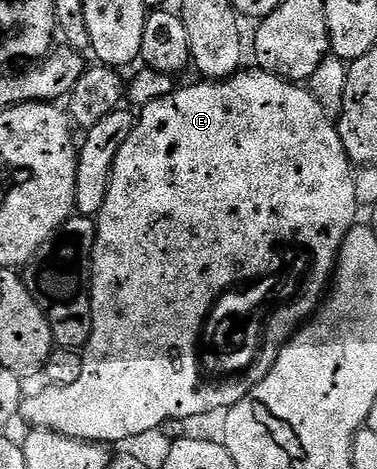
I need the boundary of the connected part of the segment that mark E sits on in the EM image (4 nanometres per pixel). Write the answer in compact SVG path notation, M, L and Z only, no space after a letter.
M259 67L245 68L237 71L224 81L201 80L201 85L178 87L166 99L154 99L154 103L143 106L136 117L134 131L130 131L130 139L122 143L122 151L118 151L118 159L114 159L112 178L106 191L106 203L102 203L102 211L95 217L96 242L92 248L92 334L82 350L82 376L70 387L48 385L41 393L25 396L20 402L20 417L32 429L48 429L52 433L61 433L64 437L73 437L79 441L128 441L131 437L140 437L143 433L152 433L159 425L167 421L184 421L187 417L200 417L203 413L216 413L232 409L250 391L255 383L252 381L236 381L236 385L220 385L220 389L204 389L200 381L196 381L196 361L192 361L192 341L196 341L196 329L200 329L200 317L204 317L204 309L208 309L208 301L228 285L228 281L240 281L240 277L252 277L252 273L264 273L268 265L272 265L272 245L276 241L288 241L288 237L296 237L296 241L308 241L316 253L320 253L320 261L336 261L340 253L342 239L357 224L356 209L356 174L352 160L346 155L346 147L342 147L340 131L335 120L332 121L329 110L321 98L313 95L311 88L300 83L283 81L278 75L267 73Z

